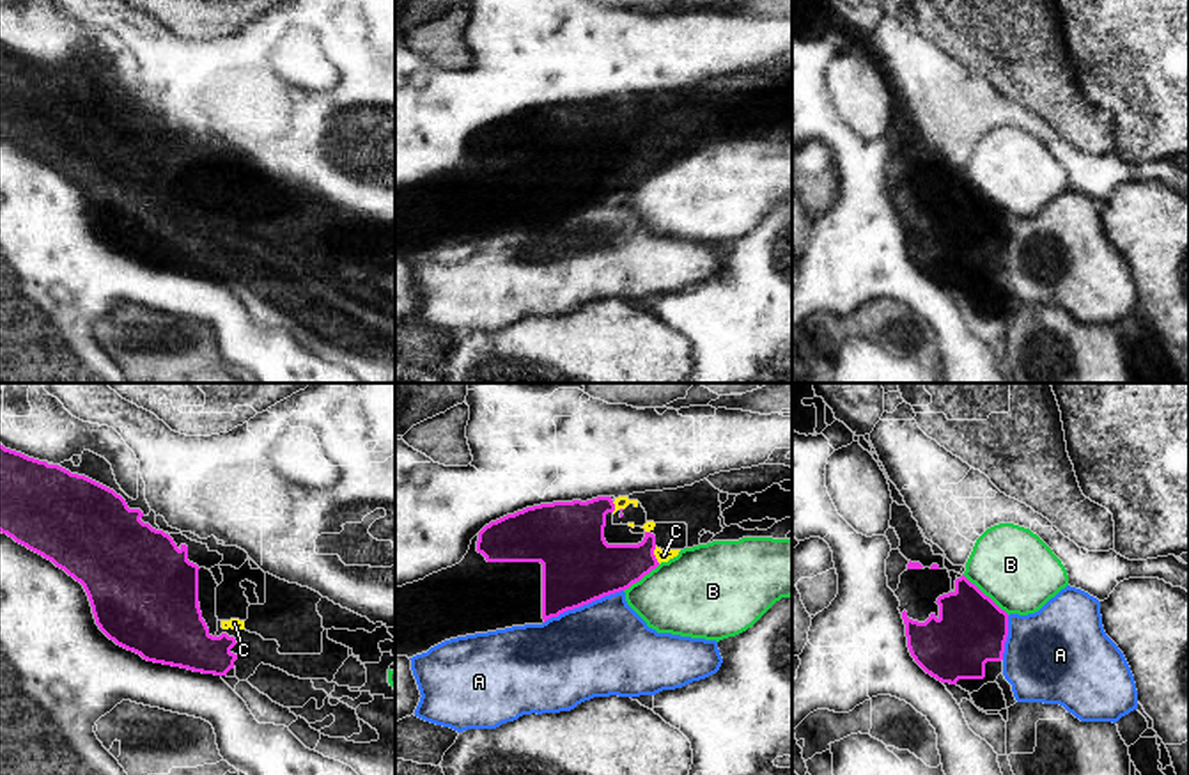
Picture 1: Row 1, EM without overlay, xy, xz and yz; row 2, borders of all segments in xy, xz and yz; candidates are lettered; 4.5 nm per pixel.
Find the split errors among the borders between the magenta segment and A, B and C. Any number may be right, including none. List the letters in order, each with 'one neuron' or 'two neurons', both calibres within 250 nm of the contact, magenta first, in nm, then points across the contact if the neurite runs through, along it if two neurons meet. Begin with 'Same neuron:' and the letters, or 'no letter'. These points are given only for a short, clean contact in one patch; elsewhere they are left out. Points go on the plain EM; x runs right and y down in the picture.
Same neuron: C
A: two neurons | 340/420 nm
B: two neurons | 320/360 nm
C: one neuron | 240/60 nm

